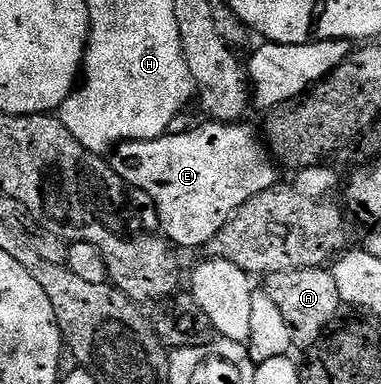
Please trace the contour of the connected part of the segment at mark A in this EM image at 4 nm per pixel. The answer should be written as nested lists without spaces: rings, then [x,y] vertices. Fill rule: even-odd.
[[[327,267],[275,272],[270,274],[263,284],[263,291],[270,301],[278,306],[283,318],[289,324],[292,330],[292,343],[297,349],[313,348],[330,321],[342,308],[338,282],[334,282],[331,271]]]

